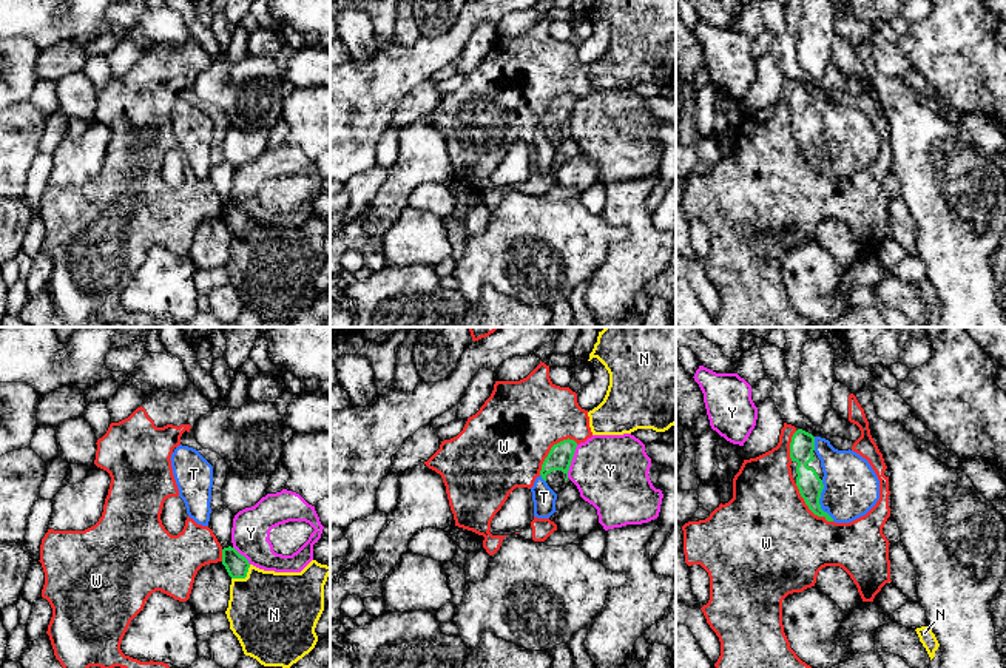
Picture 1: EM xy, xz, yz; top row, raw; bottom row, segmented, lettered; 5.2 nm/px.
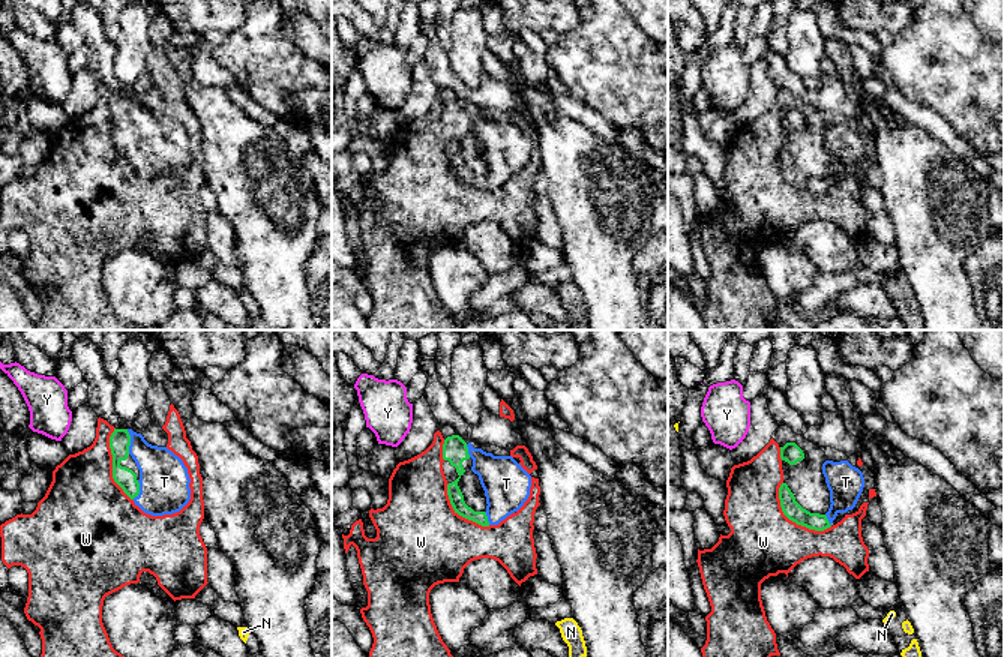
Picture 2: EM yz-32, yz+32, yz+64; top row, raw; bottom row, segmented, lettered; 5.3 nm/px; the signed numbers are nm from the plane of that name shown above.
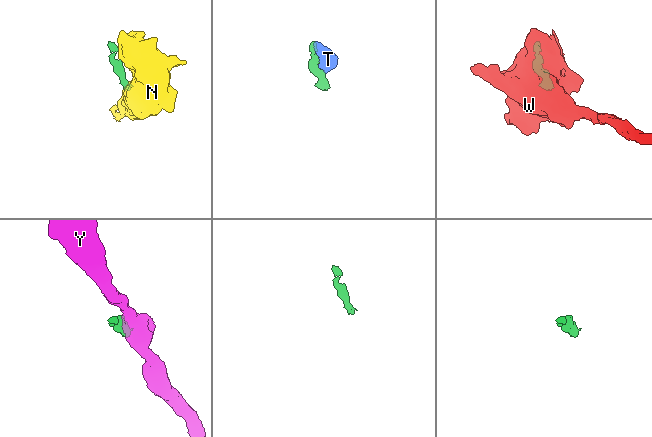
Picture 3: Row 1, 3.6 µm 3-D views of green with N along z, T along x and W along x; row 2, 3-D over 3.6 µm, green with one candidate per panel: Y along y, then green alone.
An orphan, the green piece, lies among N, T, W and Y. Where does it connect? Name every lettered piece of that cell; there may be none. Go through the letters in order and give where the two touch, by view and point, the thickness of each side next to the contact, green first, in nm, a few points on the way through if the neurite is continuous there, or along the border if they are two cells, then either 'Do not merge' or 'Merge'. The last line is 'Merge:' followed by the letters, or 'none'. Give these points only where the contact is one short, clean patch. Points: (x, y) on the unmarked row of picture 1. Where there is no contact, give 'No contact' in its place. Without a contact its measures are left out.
N: Touches green at xy (244, 232). Thickness 120 nm (green) against 440 nm. Path across: xy (236, 219), (244, 232), (258, 253), (273, 269). Merge
T: Touches green at yz (818, 155). Thickness 130 nm (green) against 280 nm. Merge
W: Touches green at xz (551, 102). Thickness 130 nm (green) against 440 nm. Do not merge
Y: Touches green at xz (571, 114). Thickness 130 nm (green) against 380 nm. Do not merge
Merge: N, T

